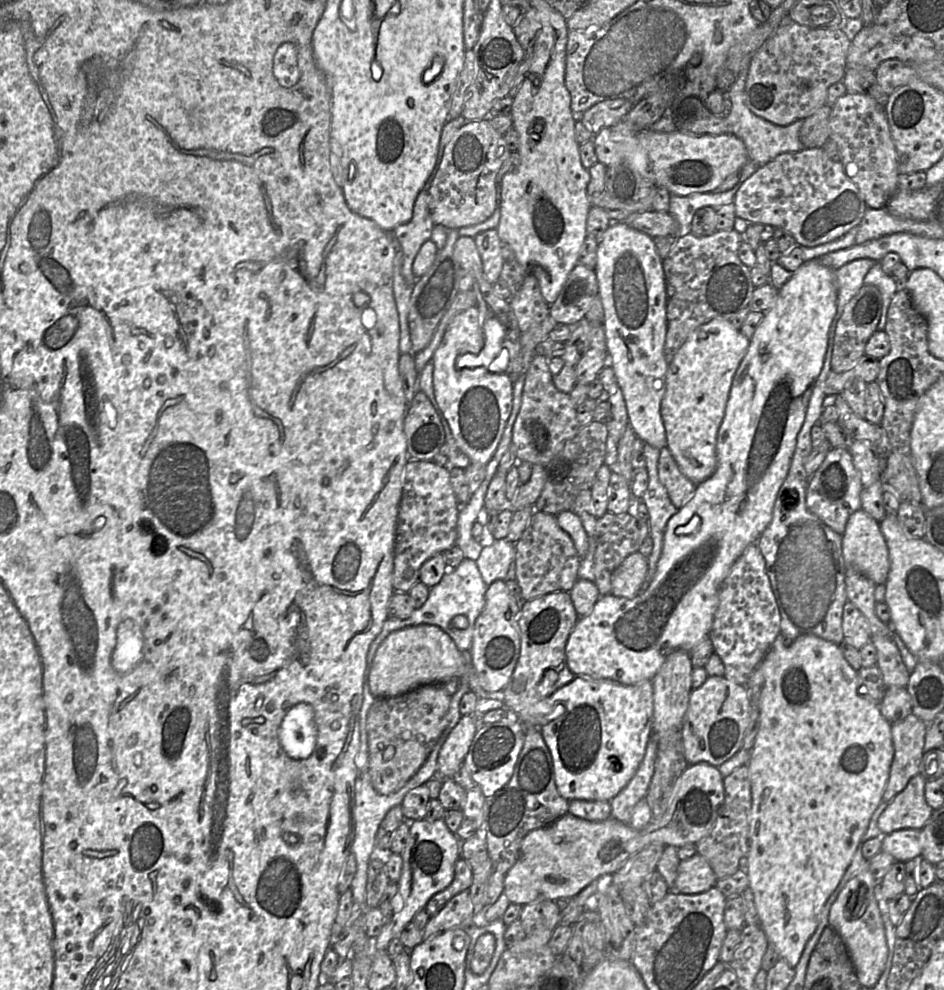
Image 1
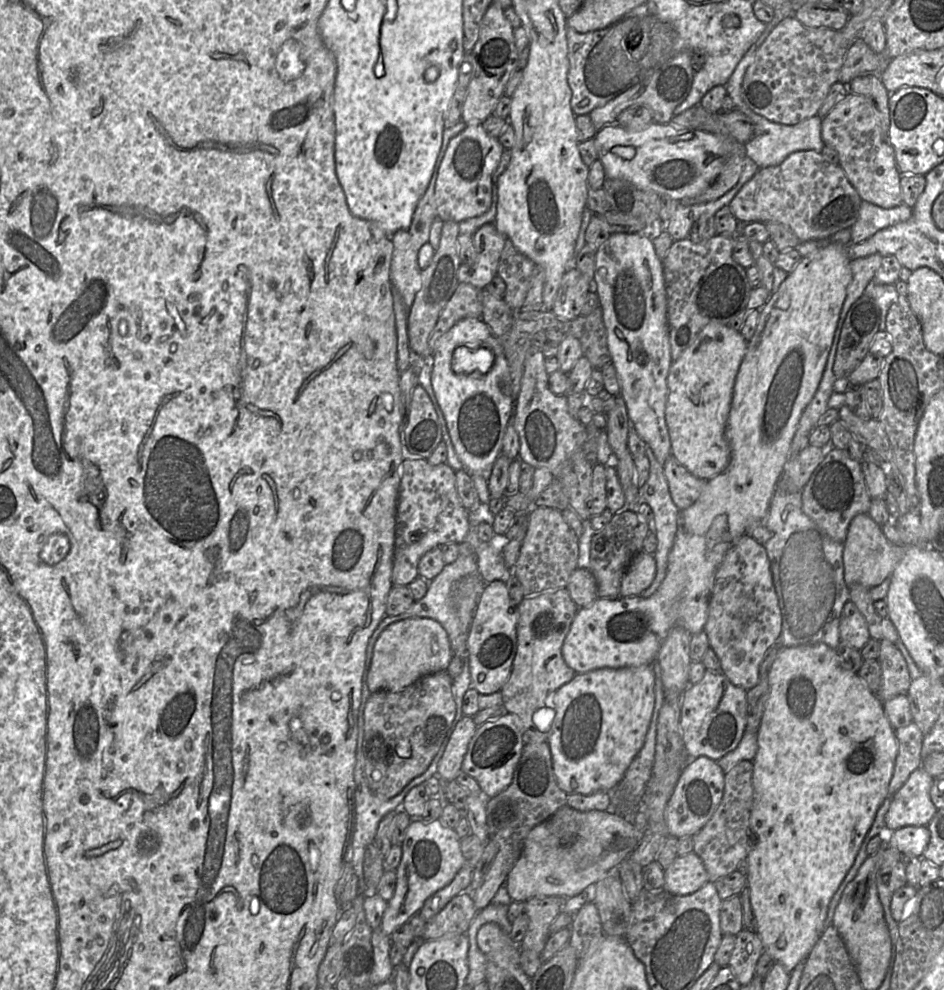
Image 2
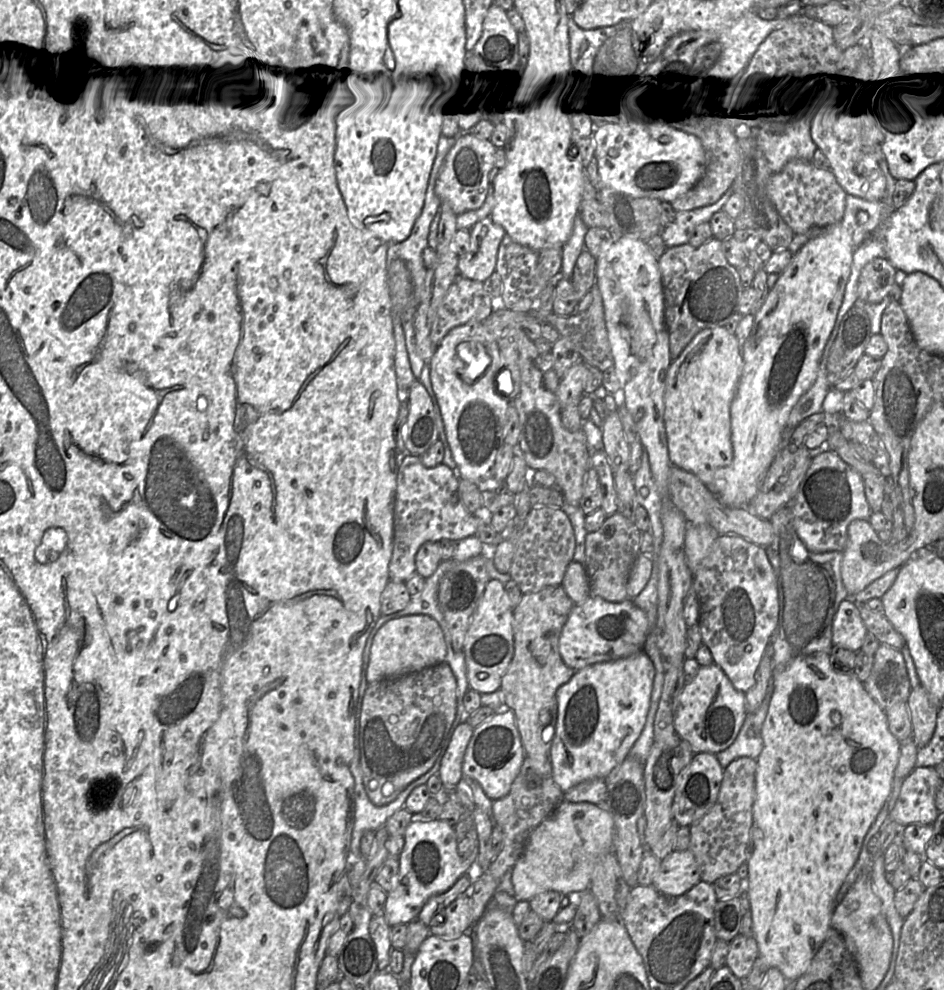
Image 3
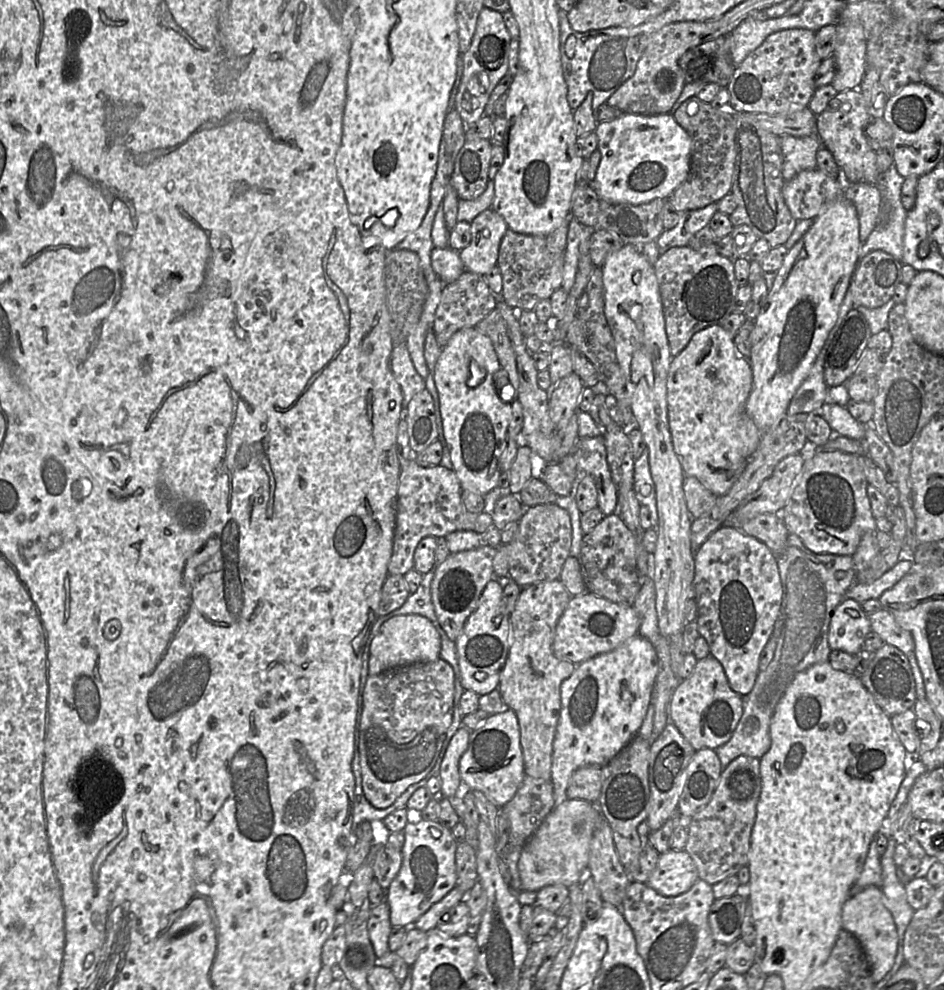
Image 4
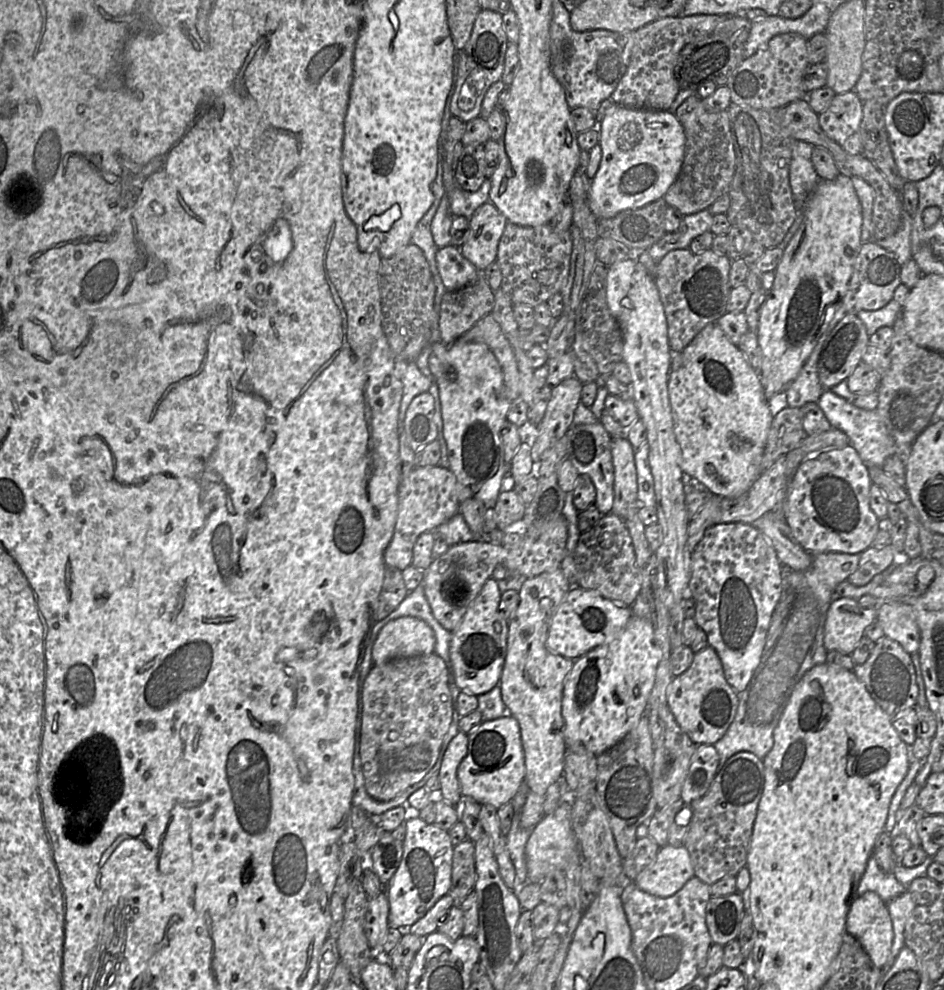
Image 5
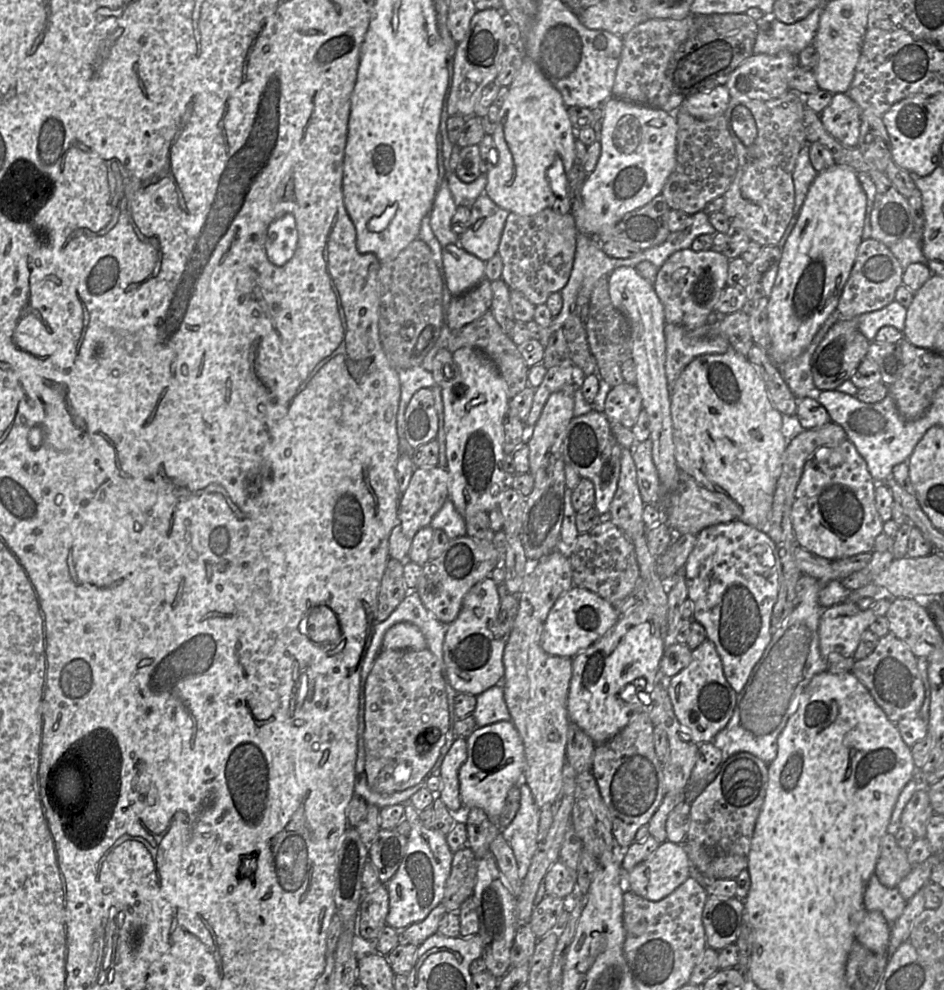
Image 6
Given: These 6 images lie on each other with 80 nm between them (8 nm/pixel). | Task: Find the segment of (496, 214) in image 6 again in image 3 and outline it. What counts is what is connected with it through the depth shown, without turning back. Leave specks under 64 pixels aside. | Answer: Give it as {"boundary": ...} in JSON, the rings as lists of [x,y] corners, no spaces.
{"boundary":[[[486,217],[470,229],[471,243],[466,254],[459,256],[459,275],[484,282],[496,271],[500,244],[505,230]]]}

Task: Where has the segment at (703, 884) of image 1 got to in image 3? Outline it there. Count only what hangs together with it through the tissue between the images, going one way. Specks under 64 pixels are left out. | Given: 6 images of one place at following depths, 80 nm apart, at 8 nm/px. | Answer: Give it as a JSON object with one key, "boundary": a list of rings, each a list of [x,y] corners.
{"boundary":[[[689,850],[673,851],[661,860],[652,886],[667,896],[681,896],[701,881],[700,868]]]}

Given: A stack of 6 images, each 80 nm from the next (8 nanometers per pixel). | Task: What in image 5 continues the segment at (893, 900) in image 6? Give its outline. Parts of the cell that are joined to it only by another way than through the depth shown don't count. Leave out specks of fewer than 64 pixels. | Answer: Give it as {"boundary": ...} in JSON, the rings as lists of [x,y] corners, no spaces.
{"boundary":[[[873,847],[872,854],[867,861],[865,871],[860,879],[856,895],[861,896],[868,891],[875,892],[885,903],[900,896],[906,887],[900,884],[893,873],[885,873],[878,865]]]}

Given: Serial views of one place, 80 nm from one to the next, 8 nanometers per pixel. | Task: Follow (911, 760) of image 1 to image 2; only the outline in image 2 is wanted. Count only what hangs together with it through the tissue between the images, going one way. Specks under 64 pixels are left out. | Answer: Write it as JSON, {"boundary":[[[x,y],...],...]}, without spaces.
{"boundary":[[[912,721],[909,725],[895,730],[898,753],[894,772],[888,787],[888,798],[904,785],[909,776],[922,764],[921,750],[924,735],[918,725]]]}

